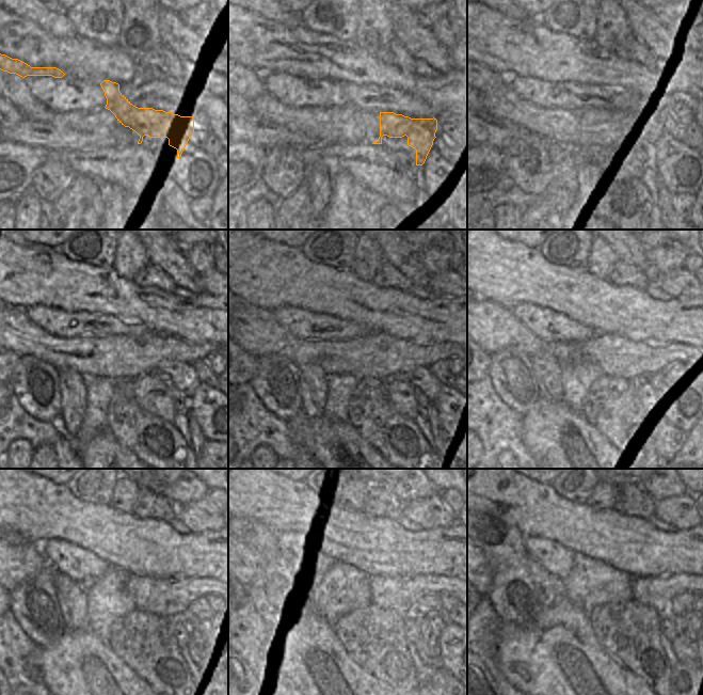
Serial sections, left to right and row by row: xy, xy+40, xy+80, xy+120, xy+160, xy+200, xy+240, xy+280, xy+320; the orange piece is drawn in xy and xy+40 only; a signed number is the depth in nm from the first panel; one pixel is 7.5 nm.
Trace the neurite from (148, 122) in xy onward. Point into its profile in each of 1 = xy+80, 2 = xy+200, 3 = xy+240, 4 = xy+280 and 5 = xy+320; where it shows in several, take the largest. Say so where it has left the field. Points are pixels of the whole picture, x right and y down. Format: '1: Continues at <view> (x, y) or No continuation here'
1: Continues at xy+80 (659, 133)
2: Continues at xy+200 (670, 387)
3: Continues at xy+240 (193, 625)
4: Continues at xy+280 (436, 624)
5: Continues at xy+320 (684, 625).

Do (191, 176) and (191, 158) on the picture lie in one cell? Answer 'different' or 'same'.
different

